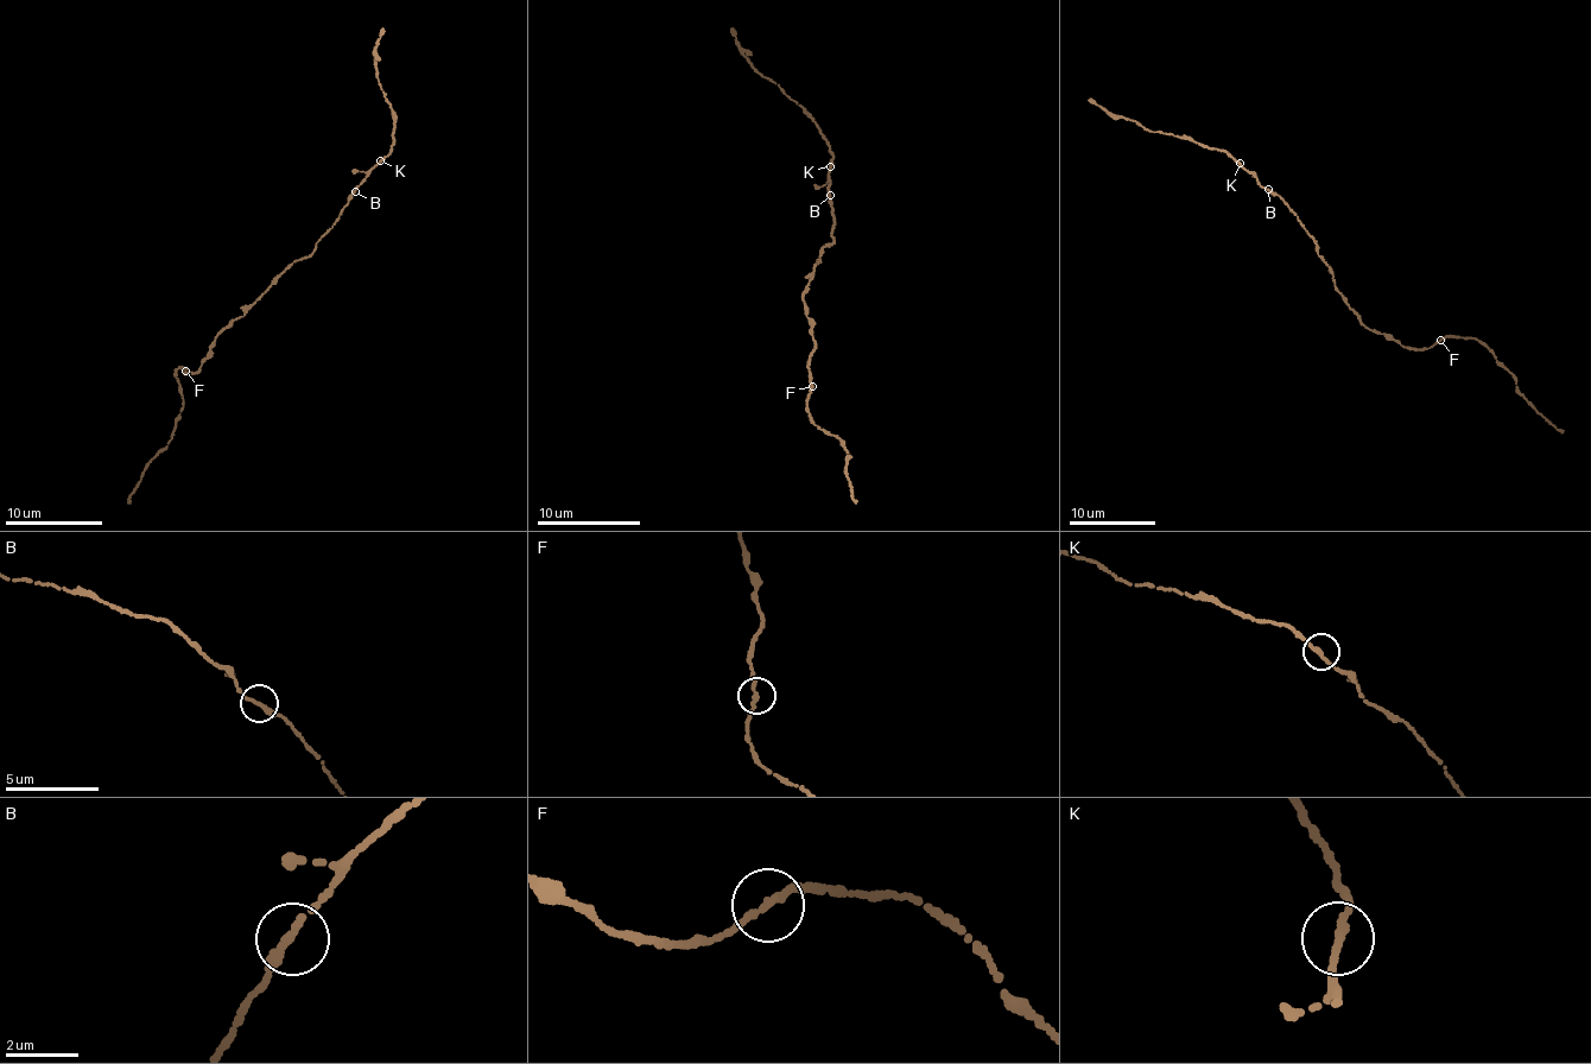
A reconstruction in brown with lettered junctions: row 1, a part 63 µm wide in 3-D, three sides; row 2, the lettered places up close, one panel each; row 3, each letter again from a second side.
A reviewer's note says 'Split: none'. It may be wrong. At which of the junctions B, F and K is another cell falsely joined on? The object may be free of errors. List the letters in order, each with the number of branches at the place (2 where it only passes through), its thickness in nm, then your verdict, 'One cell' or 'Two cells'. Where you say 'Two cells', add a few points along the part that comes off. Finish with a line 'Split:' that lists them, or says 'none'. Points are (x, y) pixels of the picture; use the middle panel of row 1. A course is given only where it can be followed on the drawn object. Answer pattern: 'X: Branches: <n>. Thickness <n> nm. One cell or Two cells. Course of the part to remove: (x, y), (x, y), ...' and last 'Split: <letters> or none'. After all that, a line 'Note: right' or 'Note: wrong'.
B: Branches: 2. Thickness 240 nm. One cell
F: Branches: 2. Thickness 240 nm. One cell
K: Branches: 2. Thickness 240 nm. One cell
Split: none
Note: right

